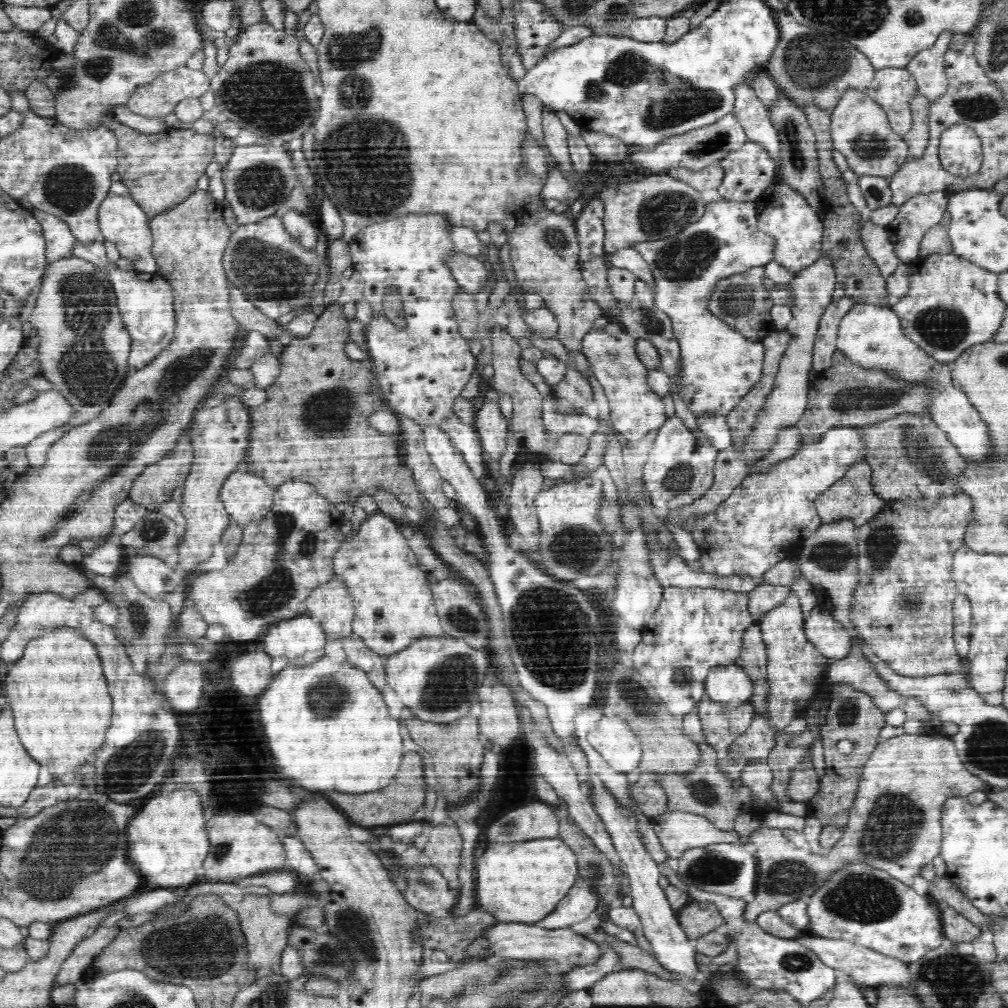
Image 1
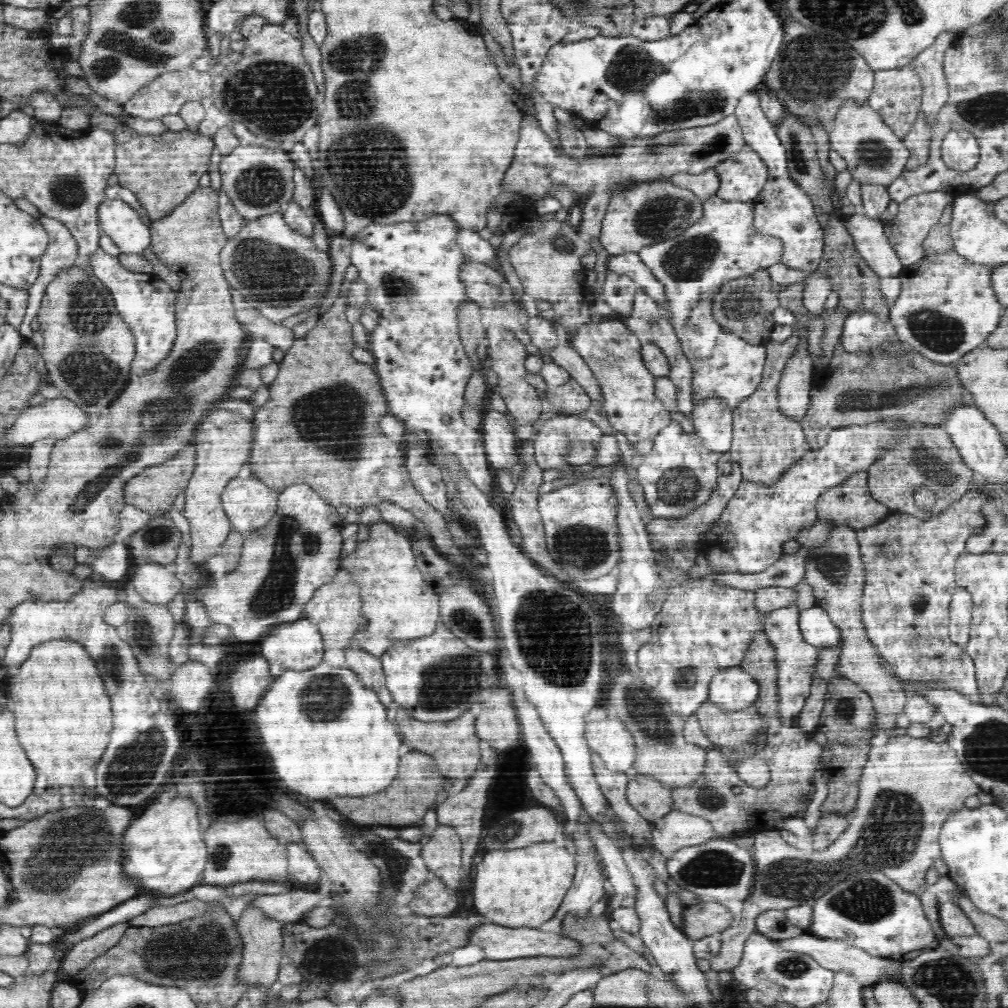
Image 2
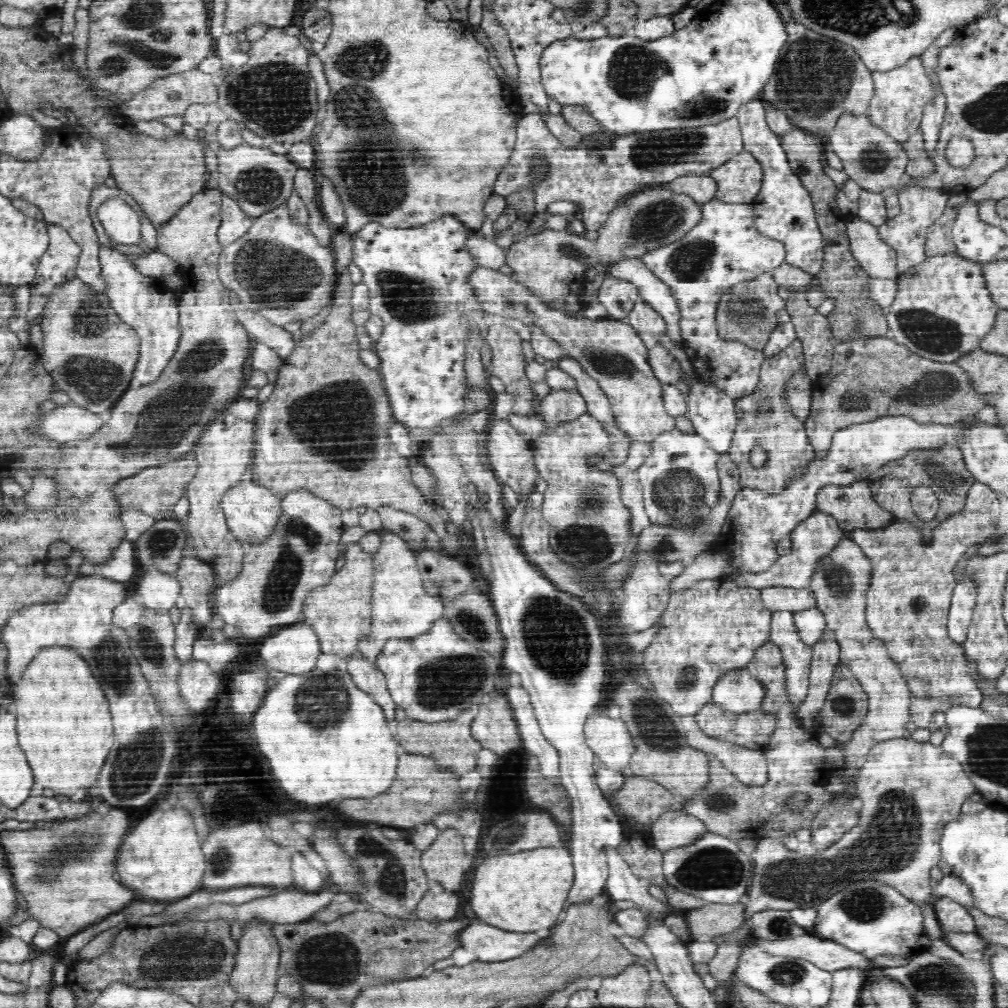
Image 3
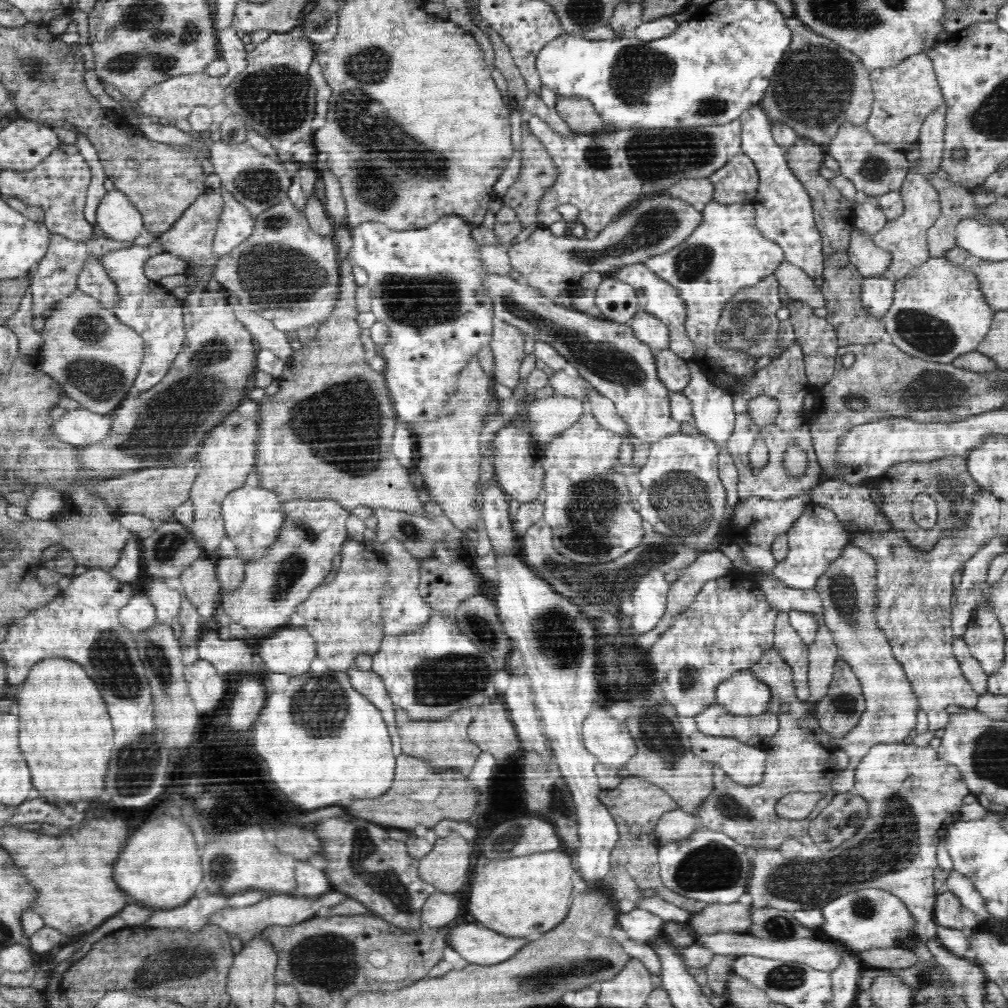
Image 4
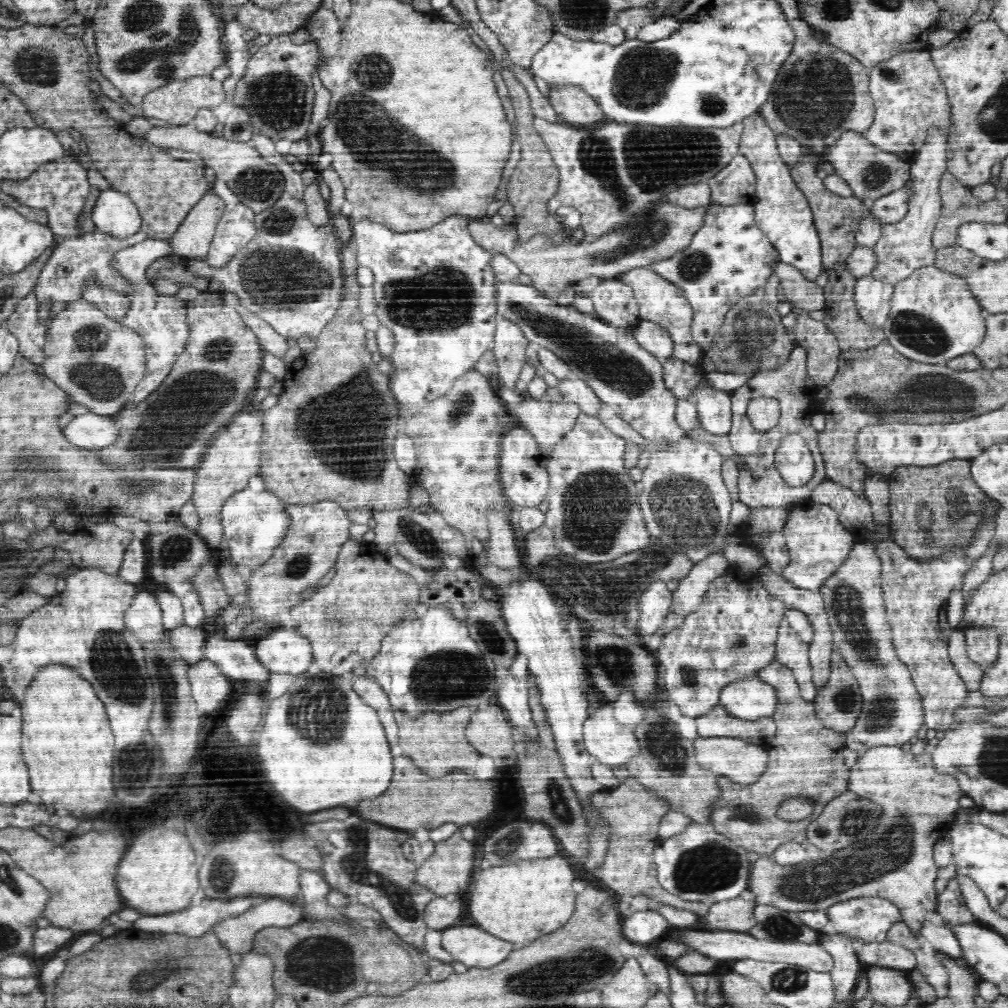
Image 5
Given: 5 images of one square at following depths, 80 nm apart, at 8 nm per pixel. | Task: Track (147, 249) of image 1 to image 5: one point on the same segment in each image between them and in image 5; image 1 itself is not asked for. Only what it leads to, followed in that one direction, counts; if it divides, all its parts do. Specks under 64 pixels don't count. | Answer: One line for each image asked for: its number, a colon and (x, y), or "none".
2: (117, 219)
3: (122, 224)
4: (117, 218)
5: (114, 213)

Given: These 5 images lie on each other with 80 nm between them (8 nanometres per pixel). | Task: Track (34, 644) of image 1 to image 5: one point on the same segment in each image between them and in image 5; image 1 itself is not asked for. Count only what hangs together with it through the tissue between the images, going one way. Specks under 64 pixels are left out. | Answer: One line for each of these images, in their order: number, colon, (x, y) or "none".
2: (63, 720)
3: (64, 725)
4: (65, 733)
5: (67, 743)

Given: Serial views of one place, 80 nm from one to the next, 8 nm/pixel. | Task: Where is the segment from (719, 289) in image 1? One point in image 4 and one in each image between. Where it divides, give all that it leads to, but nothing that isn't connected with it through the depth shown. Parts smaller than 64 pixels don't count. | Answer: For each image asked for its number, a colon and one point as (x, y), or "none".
2: (744, 306)
3: (747, 312)
4: (748, 322)

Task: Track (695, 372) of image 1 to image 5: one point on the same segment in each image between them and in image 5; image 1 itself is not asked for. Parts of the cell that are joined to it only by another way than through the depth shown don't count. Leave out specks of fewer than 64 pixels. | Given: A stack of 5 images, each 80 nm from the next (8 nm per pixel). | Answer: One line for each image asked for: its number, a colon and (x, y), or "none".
2: (724, 245)
3: (725, 248)
4: (726, 252)
5: (729, 257)

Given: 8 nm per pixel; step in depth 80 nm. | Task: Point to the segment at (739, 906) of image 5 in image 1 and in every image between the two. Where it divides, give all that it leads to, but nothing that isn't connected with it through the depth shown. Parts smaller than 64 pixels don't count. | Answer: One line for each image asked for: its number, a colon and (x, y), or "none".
1: (697, 918)
2: (705, 918)
3: (703, 923)
4: (735, 917)

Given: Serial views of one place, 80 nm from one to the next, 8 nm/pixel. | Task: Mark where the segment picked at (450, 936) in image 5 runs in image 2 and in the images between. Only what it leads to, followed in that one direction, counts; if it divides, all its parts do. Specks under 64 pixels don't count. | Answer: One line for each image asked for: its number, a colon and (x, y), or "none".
2: (499, 942)
3: (488, 943)
4: (477, 944)

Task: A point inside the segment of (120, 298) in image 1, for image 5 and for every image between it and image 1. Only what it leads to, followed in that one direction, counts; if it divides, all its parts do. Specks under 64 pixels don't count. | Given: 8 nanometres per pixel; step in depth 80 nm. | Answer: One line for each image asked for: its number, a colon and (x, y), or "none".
2: (147, 304)
3: (152, 309)
4: (153, 312)
5: (160, 320)

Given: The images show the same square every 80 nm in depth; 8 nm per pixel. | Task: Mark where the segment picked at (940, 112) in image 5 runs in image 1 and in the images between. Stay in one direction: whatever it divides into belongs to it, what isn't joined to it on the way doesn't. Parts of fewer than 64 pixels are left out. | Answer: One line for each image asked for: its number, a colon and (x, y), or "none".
1: (893, 88)
2: (897, 94)
3: (901, 94)
4: (904, 94)

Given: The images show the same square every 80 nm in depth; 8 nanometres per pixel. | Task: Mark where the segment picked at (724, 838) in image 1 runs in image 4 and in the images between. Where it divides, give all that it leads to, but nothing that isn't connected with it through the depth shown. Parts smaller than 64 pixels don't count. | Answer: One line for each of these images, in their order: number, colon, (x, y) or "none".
2: (677, 829)
3: (673, 829)
4: (674, 825)

